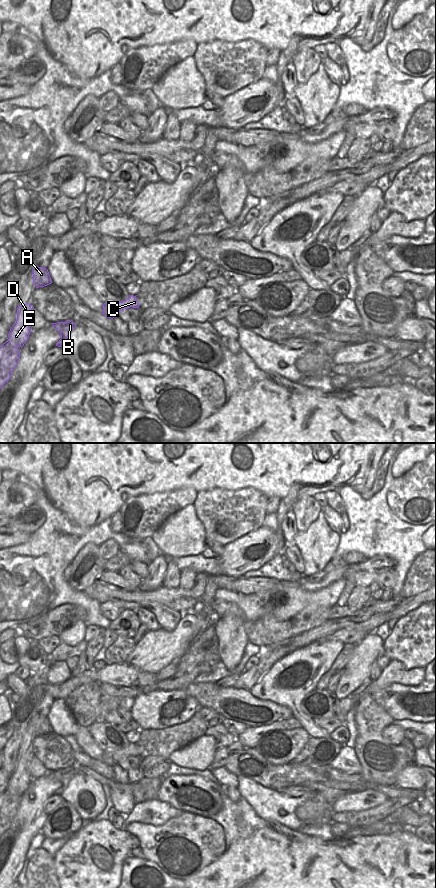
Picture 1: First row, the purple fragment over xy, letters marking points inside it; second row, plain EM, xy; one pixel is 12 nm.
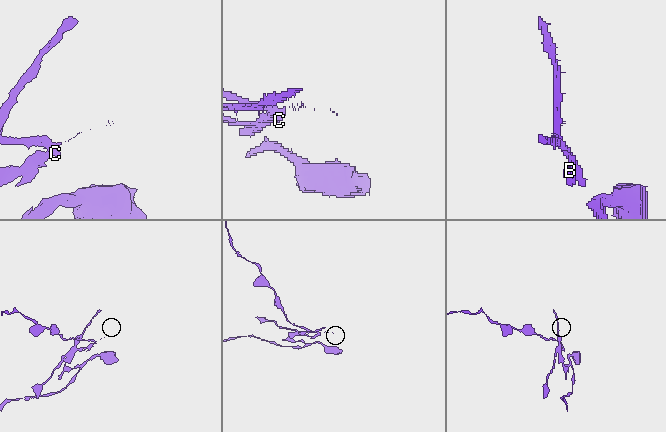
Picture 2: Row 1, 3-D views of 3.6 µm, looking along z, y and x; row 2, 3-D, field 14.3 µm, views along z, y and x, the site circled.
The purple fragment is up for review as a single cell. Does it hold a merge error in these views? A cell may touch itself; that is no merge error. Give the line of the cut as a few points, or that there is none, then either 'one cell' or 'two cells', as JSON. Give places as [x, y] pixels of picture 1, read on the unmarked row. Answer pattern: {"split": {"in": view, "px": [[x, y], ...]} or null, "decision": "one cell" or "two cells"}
{"split": {"in": "xy", "px": [[107, 750], [117, 761]]}, "decision": "two cells"}

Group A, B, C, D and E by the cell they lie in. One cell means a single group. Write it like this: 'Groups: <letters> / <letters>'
Groups: A B D E / C.

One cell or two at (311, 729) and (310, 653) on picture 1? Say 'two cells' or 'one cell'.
one cell

